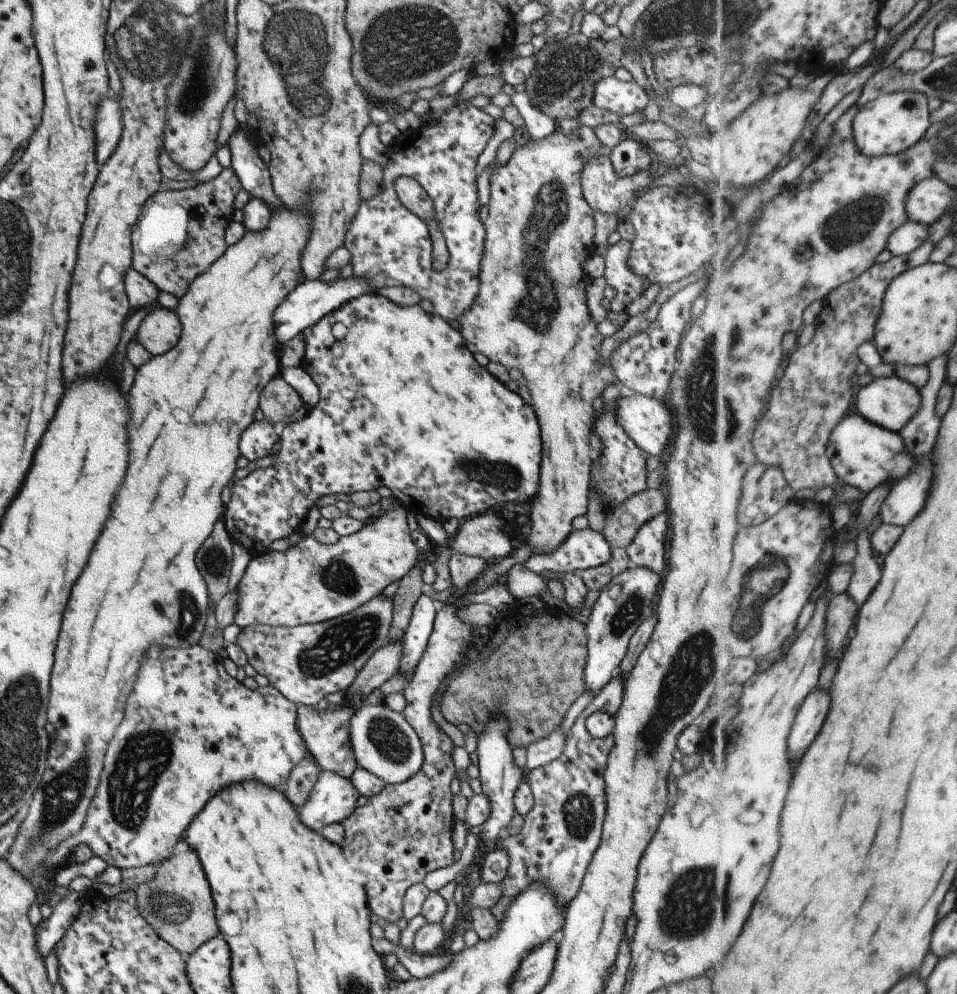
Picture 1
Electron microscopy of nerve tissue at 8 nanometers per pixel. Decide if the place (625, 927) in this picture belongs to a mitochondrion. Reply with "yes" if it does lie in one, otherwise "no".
no

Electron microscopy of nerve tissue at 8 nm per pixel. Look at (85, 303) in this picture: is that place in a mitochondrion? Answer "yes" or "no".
no

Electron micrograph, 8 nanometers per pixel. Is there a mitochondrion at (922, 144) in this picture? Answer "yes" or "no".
no

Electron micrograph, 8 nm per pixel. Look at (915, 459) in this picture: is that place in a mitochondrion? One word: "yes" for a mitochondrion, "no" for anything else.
no

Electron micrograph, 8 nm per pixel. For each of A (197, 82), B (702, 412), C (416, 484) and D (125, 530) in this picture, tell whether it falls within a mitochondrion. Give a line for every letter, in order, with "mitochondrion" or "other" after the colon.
A: mitochondrion
B: mitochondrion
C: other
D: other

